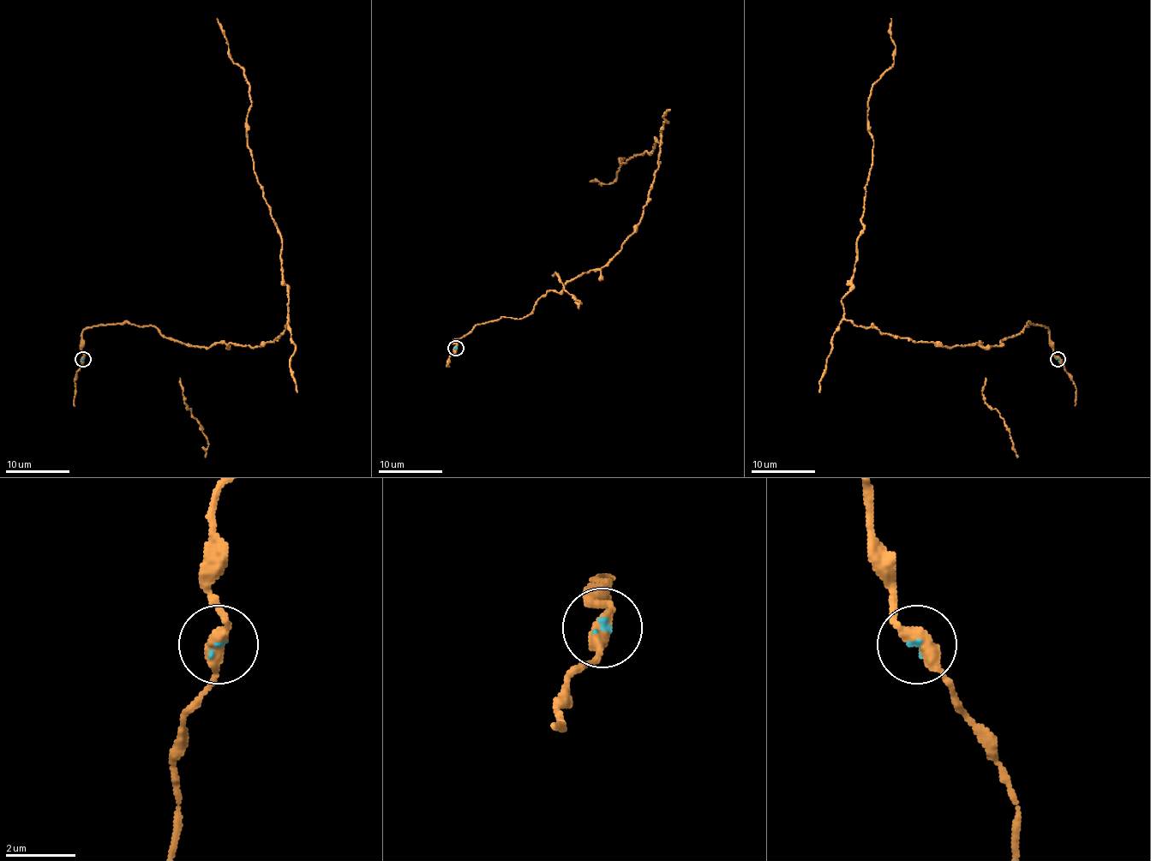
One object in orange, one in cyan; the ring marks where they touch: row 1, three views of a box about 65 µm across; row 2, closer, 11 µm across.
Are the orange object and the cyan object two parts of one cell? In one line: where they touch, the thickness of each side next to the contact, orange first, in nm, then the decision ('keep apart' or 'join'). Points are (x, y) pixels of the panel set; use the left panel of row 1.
at (82, 359); 400 nm thick on the orange side, 90 nm on the other; join

